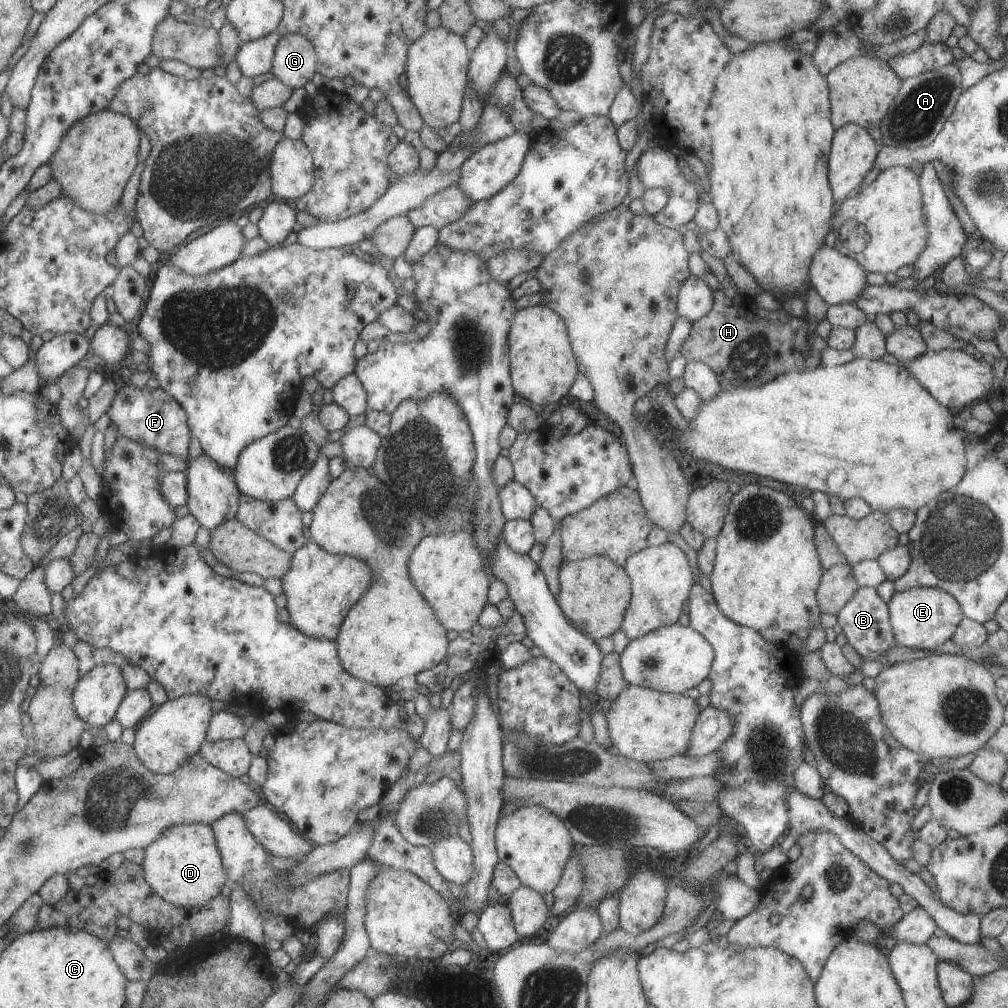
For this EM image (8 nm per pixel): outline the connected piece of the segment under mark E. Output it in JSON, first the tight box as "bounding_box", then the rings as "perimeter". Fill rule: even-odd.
{"bounding_box":[887,587,964,650],"perimeter":[[[913,587],[895,591],[887,606],[896,644],[910,649],[933,650],[954,635],[955,627],[964,617],[953,596],[935,587]]]}

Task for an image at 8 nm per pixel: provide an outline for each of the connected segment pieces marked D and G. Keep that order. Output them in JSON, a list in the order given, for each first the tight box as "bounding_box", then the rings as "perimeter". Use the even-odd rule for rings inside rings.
[{"bounding_box":[140,823,228,909],"perimeter":[[[185,823],[165,827],[153,842],[144,848],[144,859],[140,865],[144,872],[145,882],[152,888],[152,891],[165,902],[176,907],[186,909],[200,907],[227,887],[228,878],[216,847],[213,831],[210,825],[203,823]]]},{"bounding_box":[272,34,317,88],"perimeter":[[[301,34],[279,37],[272,58],[272,76],[289,88],[299,88],[311,80],[317,62],[314,46]]]}]

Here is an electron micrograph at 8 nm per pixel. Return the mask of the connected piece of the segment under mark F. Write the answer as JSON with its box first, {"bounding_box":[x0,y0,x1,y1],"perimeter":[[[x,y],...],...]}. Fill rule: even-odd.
{"bounding_box":[106,383,192,460],"perimeter":[[[129,383],[122,384],[114,394],[106,413],[109,417],[108,426],[116,430],[117,436],[144,444],[157,450],[159,454],[171,454],[181,460],[189,458],[187,446],[192,436],[187,426],[185,411],[161,387],[149,390],[134,387]]]}

